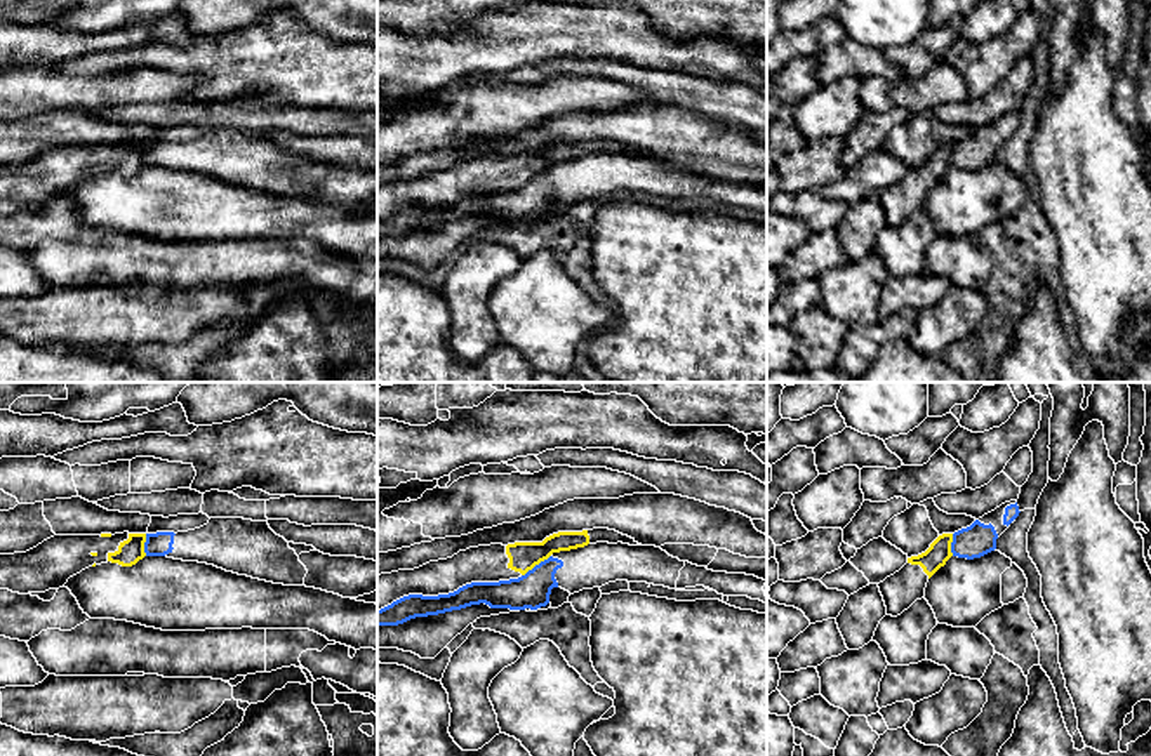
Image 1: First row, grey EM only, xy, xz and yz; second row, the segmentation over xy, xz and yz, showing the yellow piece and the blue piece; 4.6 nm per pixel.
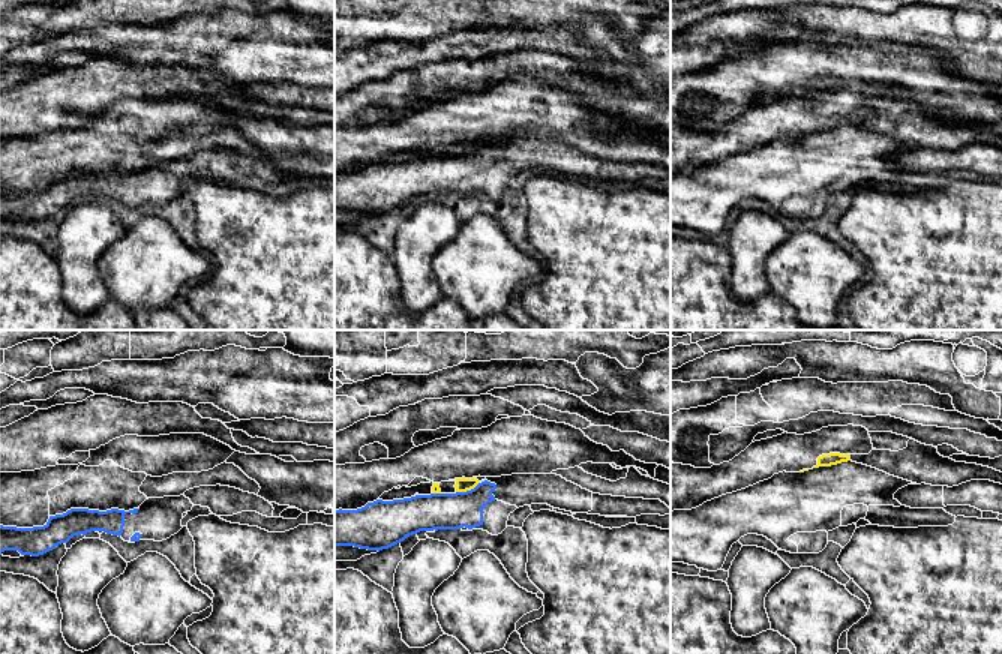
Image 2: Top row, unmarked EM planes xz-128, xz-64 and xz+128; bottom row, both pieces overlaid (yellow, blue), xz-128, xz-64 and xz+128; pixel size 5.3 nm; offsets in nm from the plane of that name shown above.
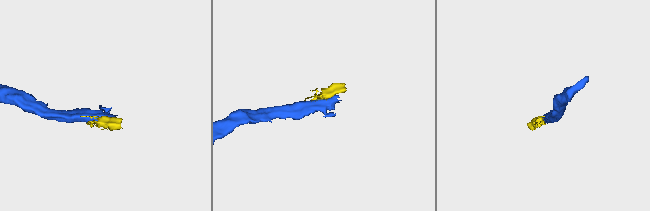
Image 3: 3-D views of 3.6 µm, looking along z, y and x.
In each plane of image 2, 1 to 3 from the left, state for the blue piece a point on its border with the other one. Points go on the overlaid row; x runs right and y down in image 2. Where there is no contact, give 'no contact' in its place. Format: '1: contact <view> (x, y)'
1: no contact
2: contact xz-64 (467, 489)
3: no contact

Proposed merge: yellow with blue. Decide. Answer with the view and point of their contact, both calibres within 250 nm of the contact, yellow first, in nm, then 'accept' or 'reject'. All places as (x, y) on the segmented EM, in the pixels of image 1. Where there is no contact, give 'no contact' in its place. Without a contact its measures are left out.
xz (536, 563) | 140/160 nm | reject

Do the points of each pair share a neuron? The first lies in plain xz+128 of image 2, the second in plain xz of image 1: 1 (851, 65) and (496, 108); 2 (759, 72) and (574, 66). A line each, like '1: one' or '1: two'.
1: one
2: two

